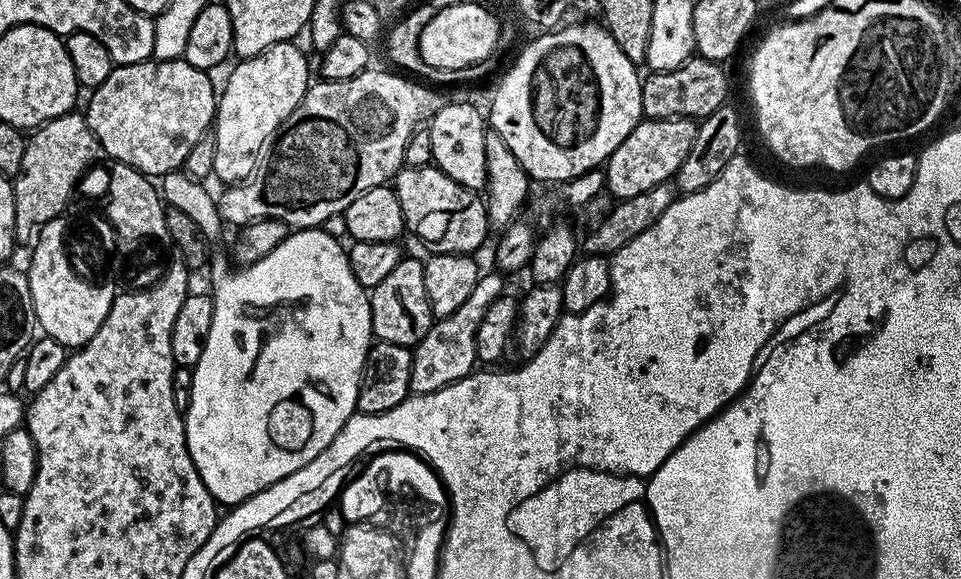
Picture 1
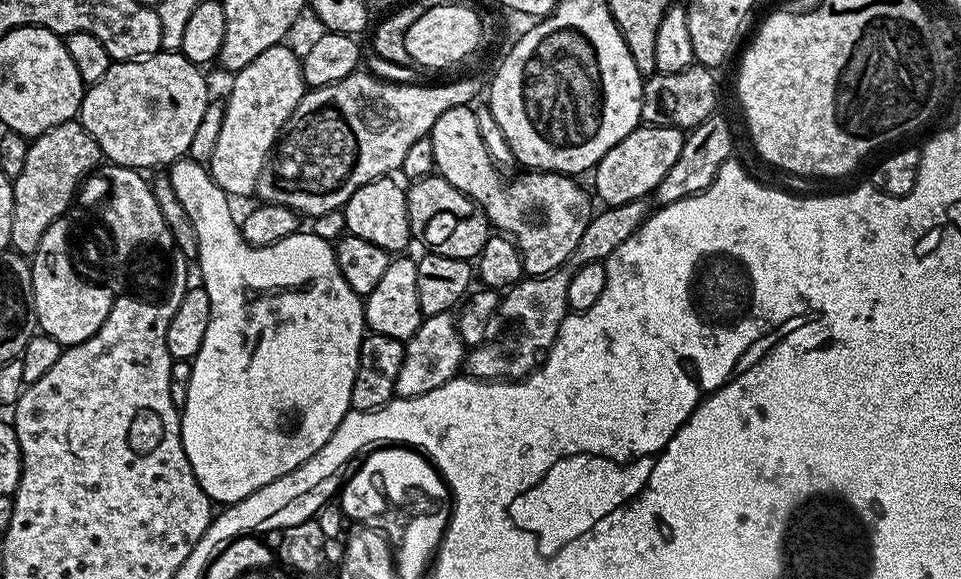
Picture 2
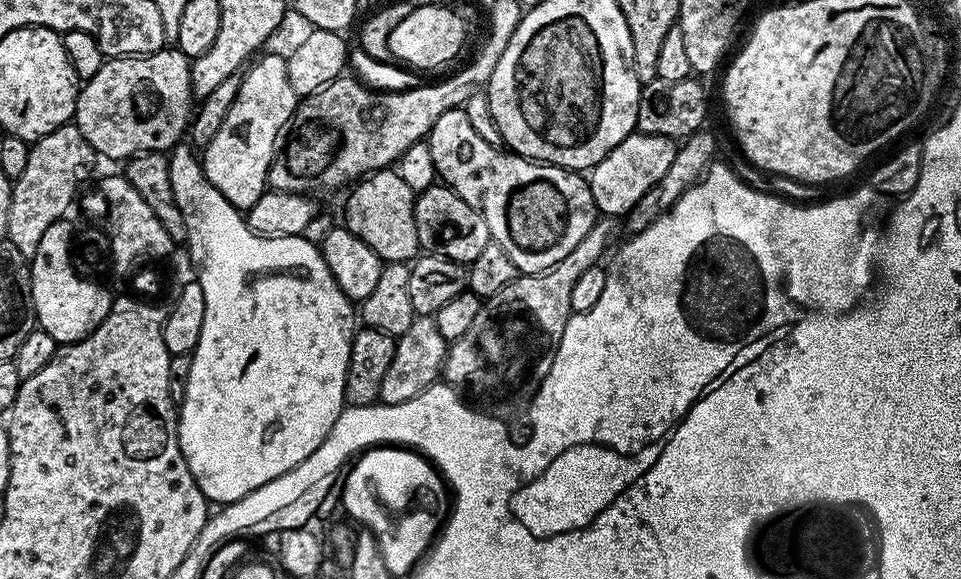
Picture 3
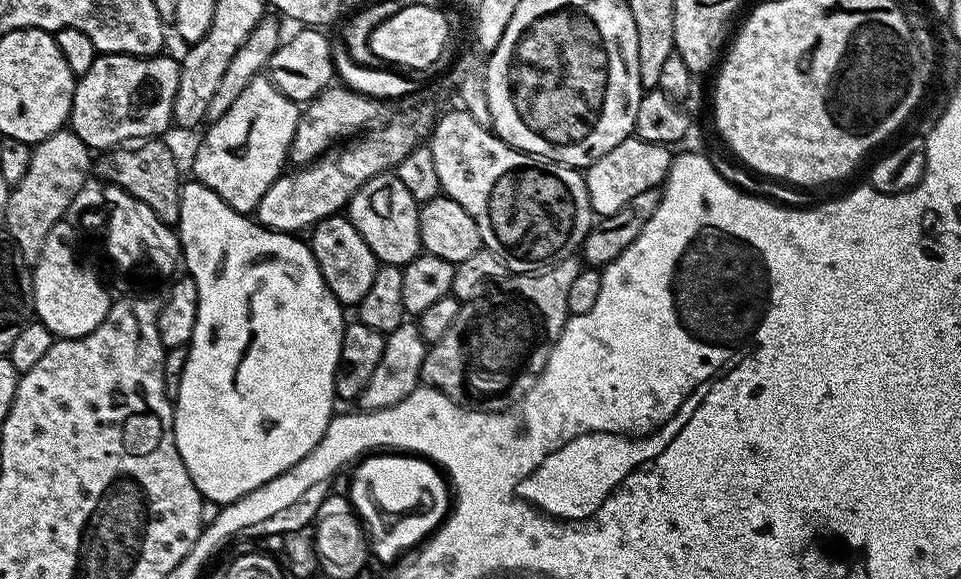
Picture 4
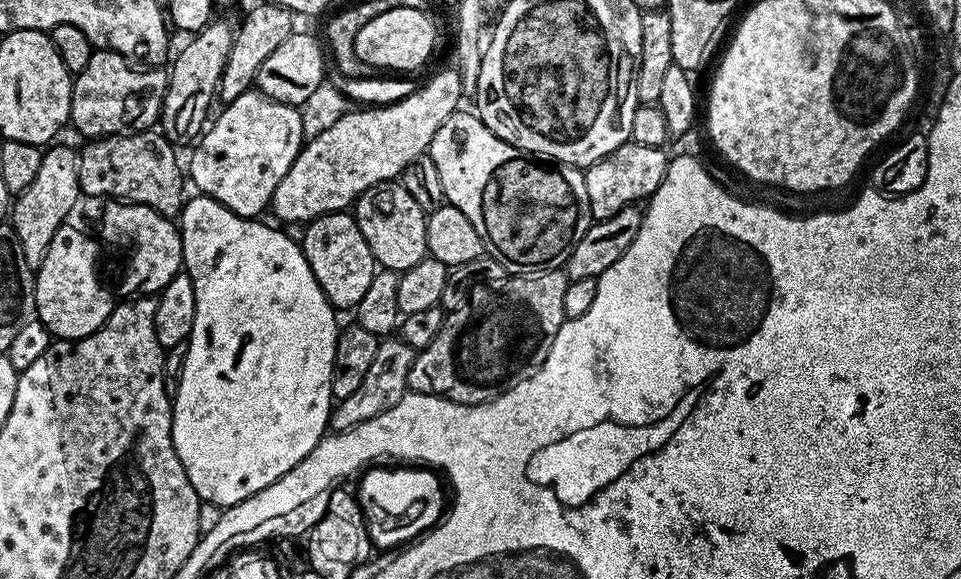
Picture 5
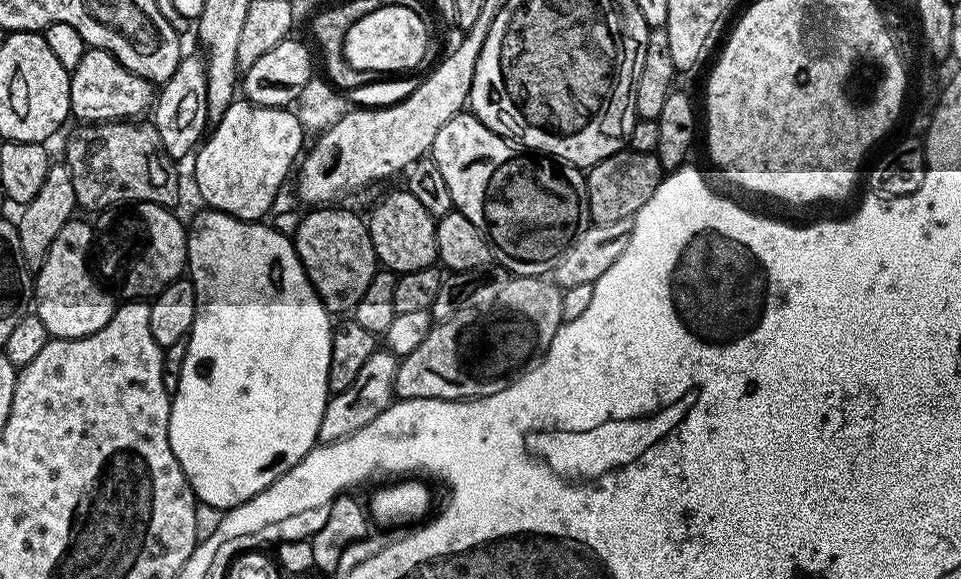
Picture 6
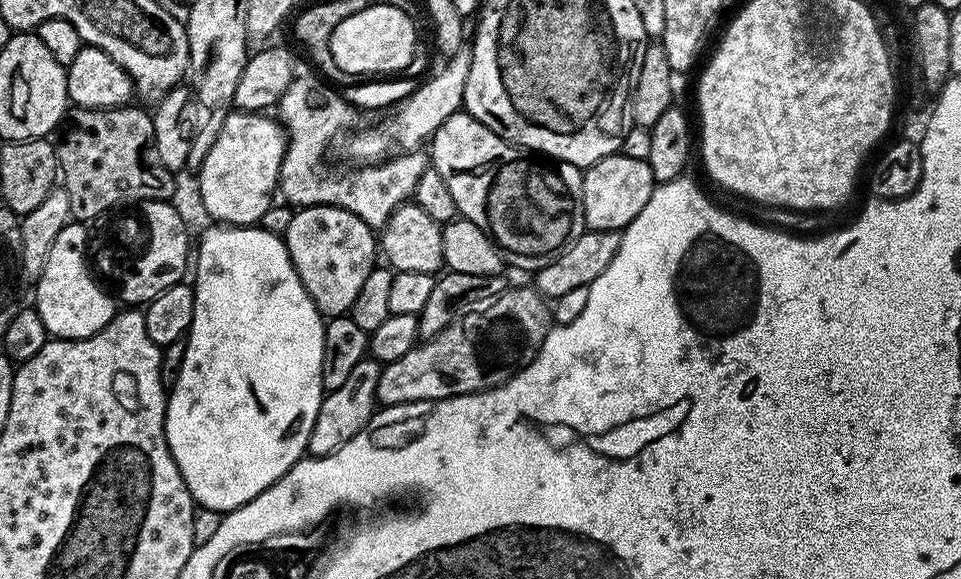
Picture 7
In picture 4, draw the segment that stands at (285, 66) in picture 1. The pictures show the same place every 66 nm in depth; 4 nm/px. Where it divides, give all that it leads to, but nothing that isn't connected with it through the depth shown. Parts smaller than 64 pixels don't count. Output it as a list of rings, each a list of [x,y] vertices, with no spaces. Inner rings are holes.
[[[256,75],[226,114],[207,127],[191,175],[235,212],[255,213],[262,194],[285,171],[300,113],[297,101],[279,92],[267,75]]]

